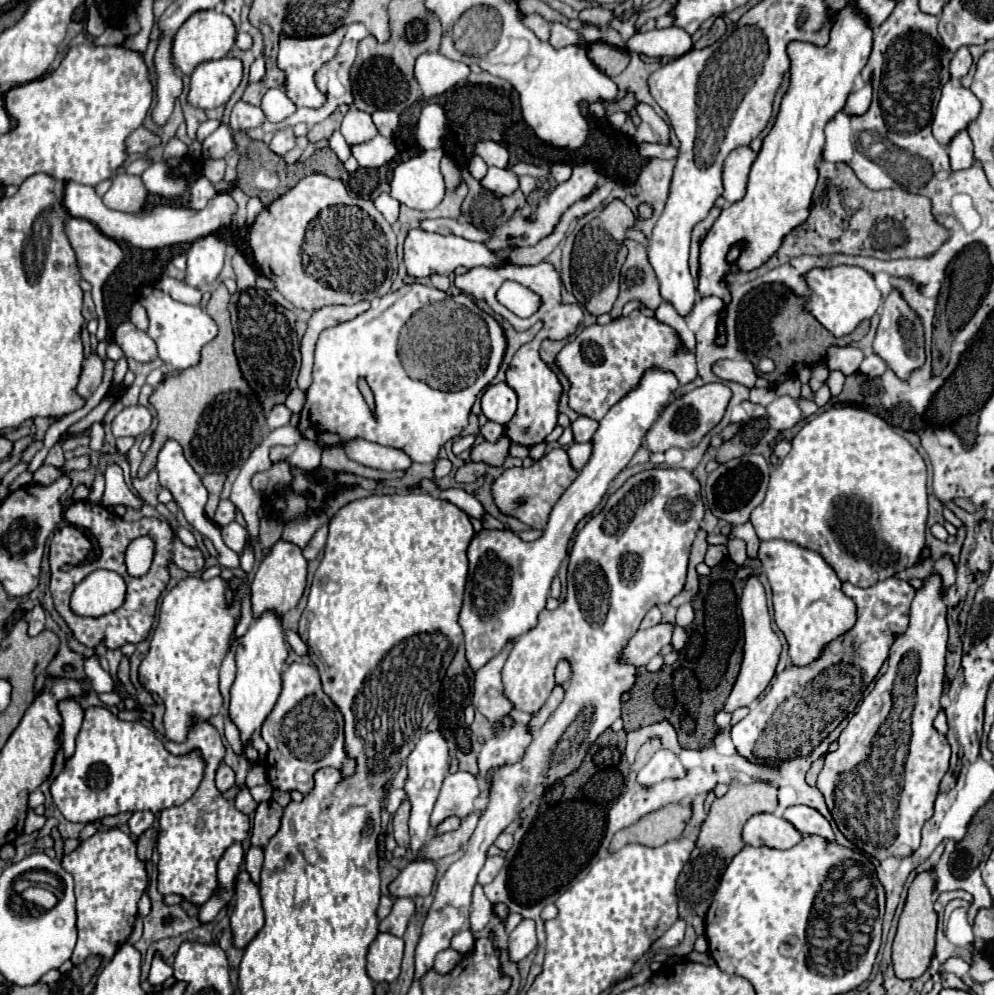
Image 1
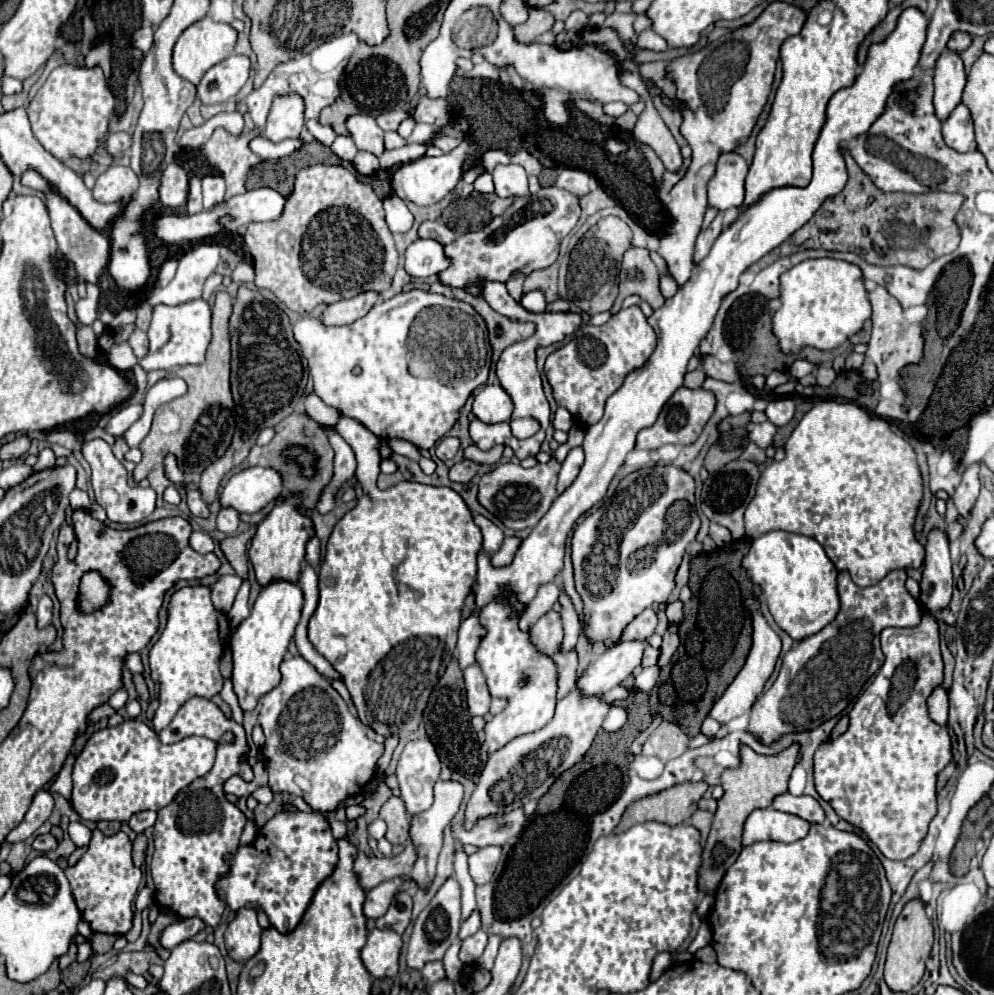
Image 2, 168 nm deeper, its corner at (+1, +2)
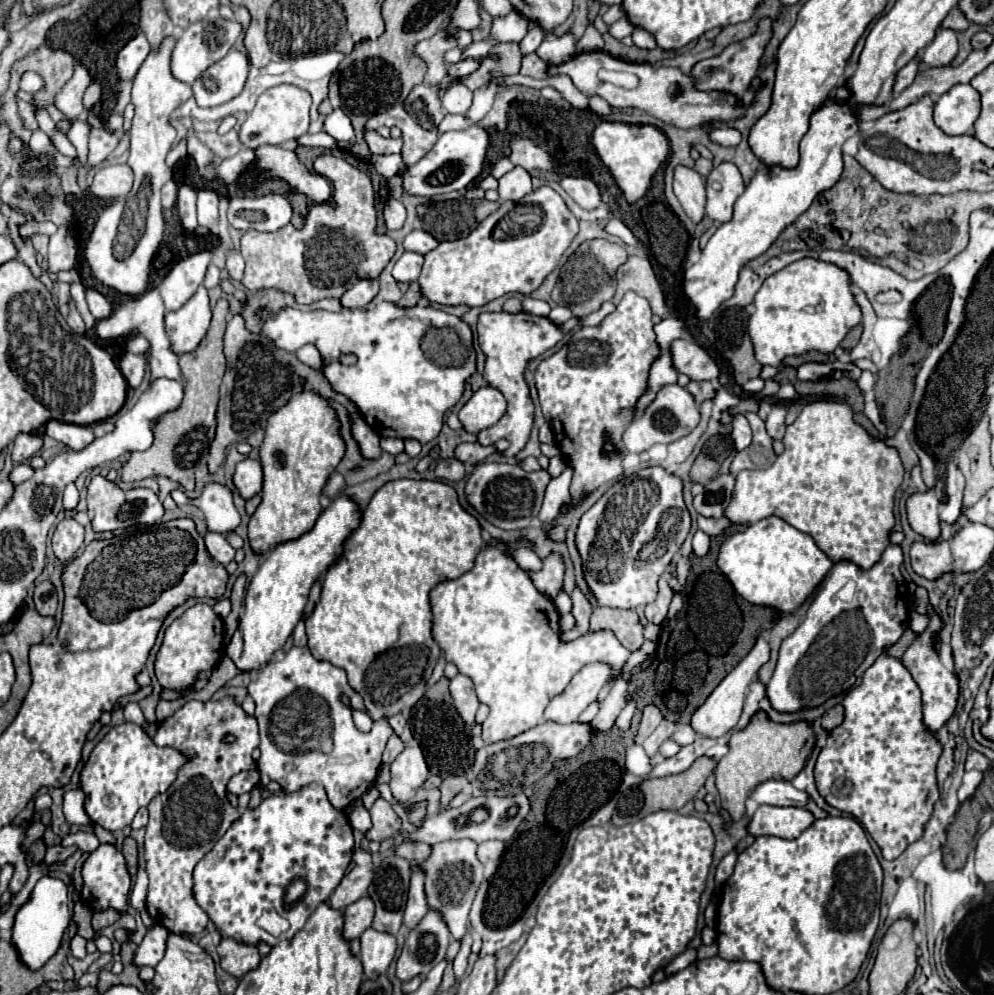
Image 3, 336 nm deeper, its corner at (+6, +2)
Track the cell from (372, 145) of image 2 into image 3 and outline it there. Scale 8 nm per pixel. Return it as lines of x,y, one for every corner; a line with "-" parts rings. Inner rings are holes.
364,130
364,140
368,142
368,148
372,154
392,154
402,150
402,138
382,138
376,130

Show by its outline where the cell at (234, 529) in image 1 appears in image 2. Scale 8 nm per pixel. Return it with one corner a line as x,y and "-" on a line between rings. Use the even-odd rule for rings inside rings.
221,508
217,514
217,528
225,534
233,534
239,526
239,512
235,508

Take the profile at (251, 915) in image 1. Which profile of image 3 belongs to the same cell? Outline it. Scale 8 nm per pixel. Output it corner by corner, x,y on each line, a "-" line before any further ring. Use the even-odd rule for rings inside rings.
222,938
222,942
218,944
218,954
220,966
236,978
244,976
260,962
260,952
254,944
242,944
240,940
234,938

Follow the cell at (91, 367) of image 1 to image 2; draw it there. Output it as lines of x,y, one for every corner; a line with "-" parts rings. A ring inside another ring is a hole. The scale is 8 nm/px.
83,324
77,326
77,342
79,342
79,350
85,356
89,356
89,358
97,356
97,338
95,338
95,332
91,326
83,326

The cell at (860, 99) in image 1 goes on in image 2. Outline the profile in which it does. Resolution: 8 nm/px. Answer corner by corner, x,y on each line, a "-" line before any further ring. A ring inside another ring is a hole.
905,8
897,20
897,26
895,30
883,40
883,42
877,42
877,44
871,44
869,46
869,52
867,52
867,60
863,64
863,70
861,74
855,78
855,82
847,88
841,88
837,90
831,100
827,102
827,110
825,110
825,124
819,132
819,138
815,142
815,148
813,148
813,178
811,182
805,186
805,188
799,188
799,186
781,186
781,188
773,188
769,192
765,192
755,204
747,206
747,208
741,208
739,212
739,218
729,226
725,228
719,238
715,240
711,252
695,266
695,274
683,284
679,286
677,294
673,298
667,298
665,304
653,312
653,316
649,318
649,324
651,328
657,332
659,340
657,340
657,348
655,352
651,354
651,358
641,366
637,368
635,372
631,372
623,386
607,400
605,404
605,414
603,418
589,426
587,432
585,432
585,440
583,440
583,450
585,450
585,464
577,476
577,480
551,504
549,512
541,518
541,522
531,530
531,534
521,542
517,554
515,554
515,560
511,566
505,566
505,568
493,568
489,558
479,554
479,572
477,572
477,584
475,584
475,596
477,596
477,610
473,616
469,616
467,620
461,622
461,628
459,628
459,642
457,642
457,652
459,652
459,666
461,668
467,668
471,664
475,664
475,648
483,636
483,626
479,624
479,608
483,608
487,602
491,602
491,598
501,590
501,588
509,588
513,594
517,594
517,598
523,602
523,604
529,604
539,586
545,584
545,582
551,582
553,576
563,570
563,556
565,556
565,542
567,542
567,534
573,530
577,518
581,514
585,514
591,506
595,506
607,492
615,472
619,470
619,466
623,464
627,452
631,452
635,448
635,436
641,428
649,428
655,424
663,404
671,398
671,394
683,386
683,378
685,378
685,372
687,372
687,362
689,358
695,354
699,342
705,338
705,334
709,332
711,324
713,324
713,318
721,306
721,300
733,292
739,284
739,276
751,266
755,264
757,260
761,260
765,254
769,254
773,248
781,246
781,242
785,242
793,232
797,232
813,214
815,210
825,202
825,198
831,198
835,194
839,194
845,184
847,184
847,168
845,168
845,160
843,160
843,152
841,152
841,142
847,142
851,138
857,138
857,134
865,134
871,124
885,112
885,104
887,104
887,98
891,96
893,88
901,82
907,82
911,80
913,72
915,72
915,64
919,60
919,52
925,44
925,36
927,36
927,14
921,12
919,8

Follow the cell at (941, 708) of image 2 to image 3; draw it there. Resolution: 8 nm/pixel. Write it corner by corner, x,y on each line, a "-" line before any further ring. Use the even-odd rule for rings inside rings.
918,588
918,590
916,590
916,604
918,604
918,612
930,612
932,622
930,622
930,626
918,636
918,640
906,650
906,654
902,656
902,662
904,662
904,666
908,668
908,672
912,674
912,678
916,680
916,684
918,684
920,690
922,690
924,724
928,726
928,730
938,732
938,730
948,722
948,718
952,716
952,712
954,712
954,708
956,708
956,700
958,700
958,678
956,678
954,672
948,672
948,670
942,666
938,654
936,654
934,648
932,648
932,636
940,632
942,622
940,622
940,618
936,616
936,612
932,610
932,606
930,606
930,602
928,602
928,594
926,594
924,588

